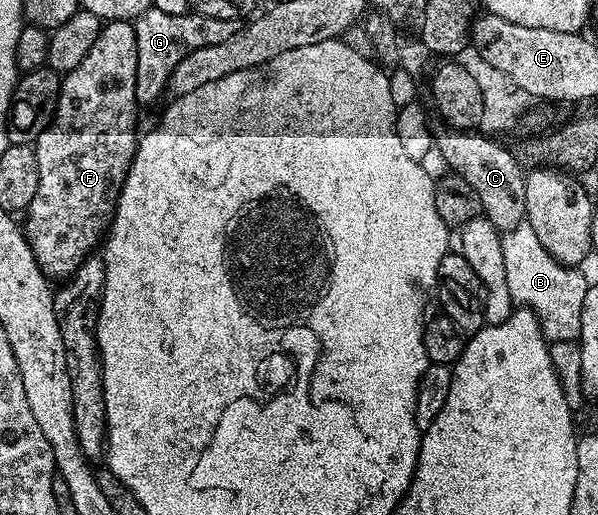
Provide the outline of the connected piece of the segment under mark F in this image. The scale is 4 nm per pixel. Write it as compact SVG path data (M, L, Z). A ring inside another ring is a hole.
M125 19L107 22L100 37L96 37L96 45L88 49L84 61L80 61L76 69L62 75L60 101L56 105L54 120L32 144L36 153L36 165L40 165L40 185L36 188L36 197L32 197L24 212L24 232L39 263L39 269L51 281L69 279L76 273L76 269L80 269L83 261L99 250L114 217L118 193L132 165L134 150L139 141L139 136L134 135L140 110L139 101L134 95L137 64L133 22Z

